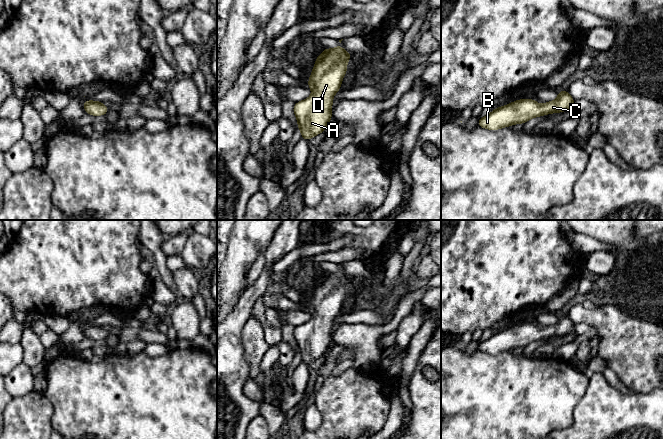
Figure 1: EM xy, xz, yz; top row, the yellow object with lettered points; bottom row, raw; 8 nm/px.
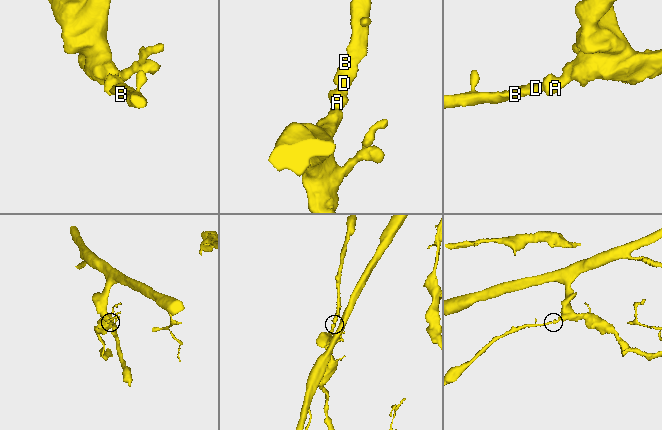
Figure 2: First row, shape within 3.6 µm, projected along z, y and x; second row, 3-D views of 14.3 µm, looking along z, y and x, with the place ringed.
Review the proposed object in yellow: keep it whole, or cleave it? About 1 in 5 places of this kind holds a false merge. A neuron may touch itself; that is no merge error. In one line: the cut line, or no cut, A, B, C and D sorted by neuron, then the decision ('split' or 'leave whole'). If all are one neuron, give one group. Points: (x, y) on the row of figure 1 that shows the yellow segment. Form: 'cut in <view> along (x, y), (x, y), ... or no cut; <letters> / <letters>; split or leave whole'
no cut; A B C D; leave whole

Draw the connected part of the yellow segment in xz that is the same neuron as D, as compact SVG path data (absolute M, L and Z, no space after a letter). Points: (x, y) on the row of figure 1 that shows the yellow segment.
M341 44L336 48L325 48L322 54L317 56L308 80L308 87L312 90L313 95L293 106L298 128L301 131L301 138L309 141L326 129L332 117L333 96L340 90L342 79L347 72L347 61L350 58L352 58L351 53L345 51Z

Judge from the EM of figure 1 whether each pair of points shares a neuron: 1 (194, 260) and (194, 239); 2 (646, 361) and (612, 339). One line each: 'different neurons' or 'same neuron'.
1: same neuron
2: same neuron

